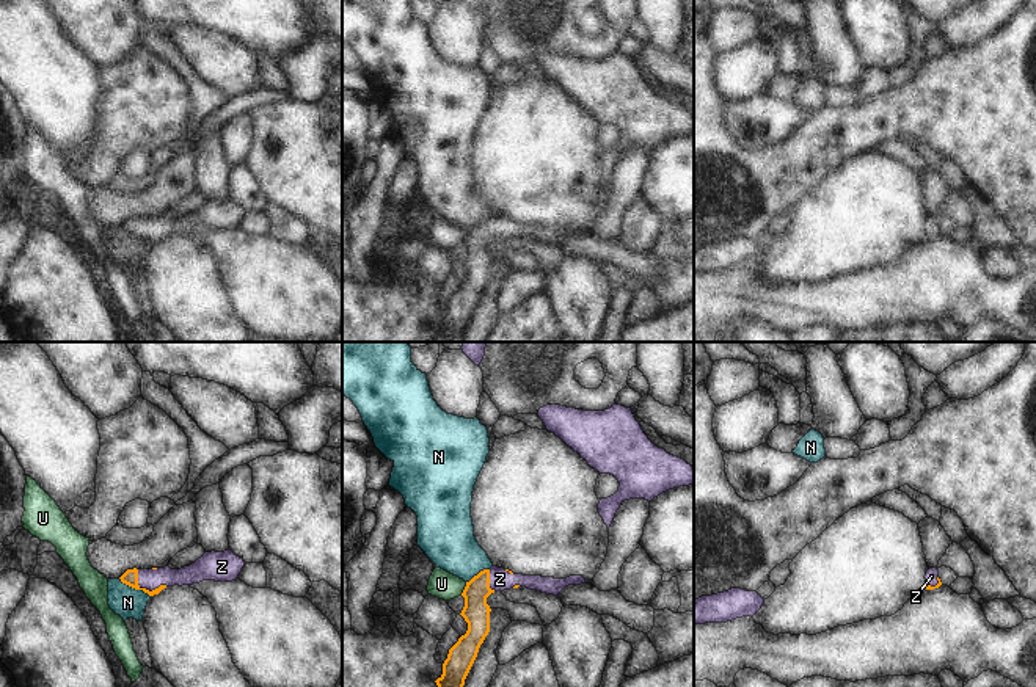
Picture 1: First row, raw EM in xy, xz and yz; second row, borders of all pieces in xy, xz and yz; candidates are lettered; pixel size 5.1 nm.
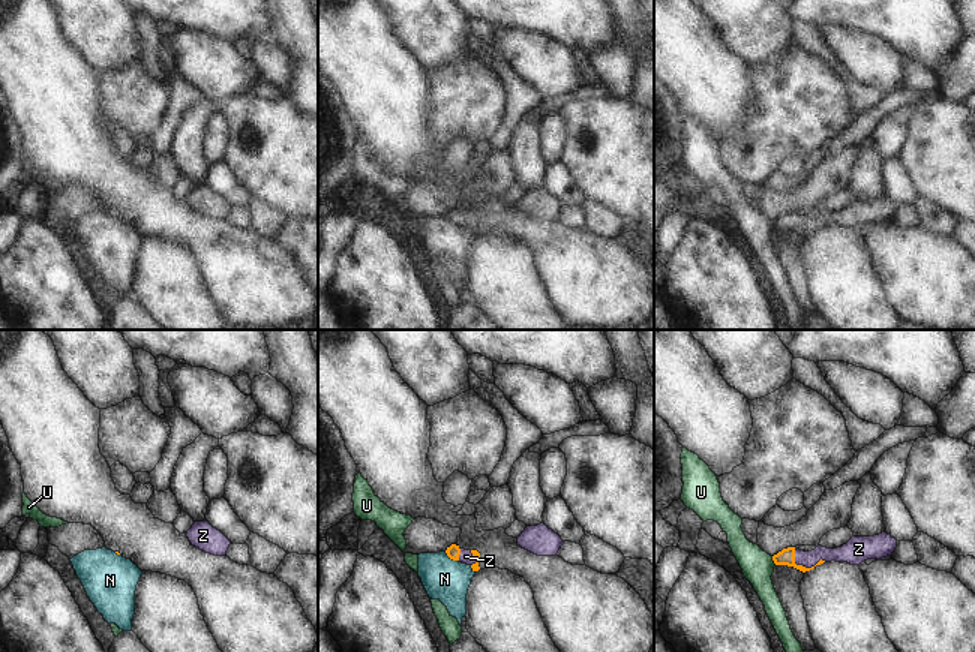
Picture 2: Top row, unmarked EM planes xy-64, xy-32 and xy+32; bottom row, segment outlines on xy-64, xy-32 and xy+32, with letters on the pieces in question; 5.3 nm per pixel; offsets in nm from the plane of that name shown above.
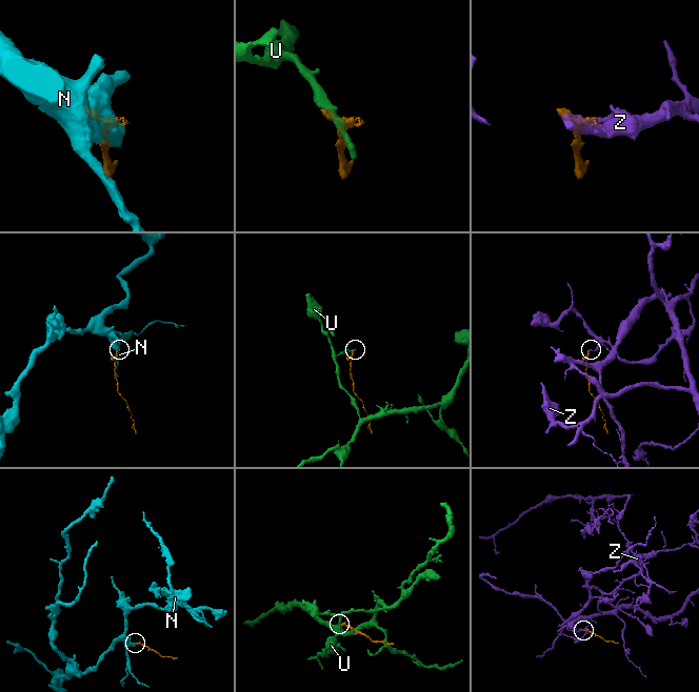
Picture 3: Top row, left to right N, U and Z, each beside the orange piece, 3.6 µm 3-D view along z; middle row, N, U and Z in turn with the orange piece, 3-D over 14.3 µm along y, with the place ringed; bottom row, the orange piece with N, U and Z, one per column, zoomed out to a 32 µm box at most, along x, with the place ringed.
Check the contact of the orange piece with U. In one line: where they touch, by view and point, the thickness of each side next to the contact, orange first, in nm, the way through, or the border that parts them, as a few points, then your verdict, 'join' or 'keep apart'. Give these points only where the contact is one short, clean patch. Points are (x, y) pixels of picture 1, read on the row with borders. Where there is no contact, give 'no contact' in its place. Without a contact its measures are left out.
xz (465, 588) | 140/140 nm | along xz (466, 582), (460, 595) | keep apart

